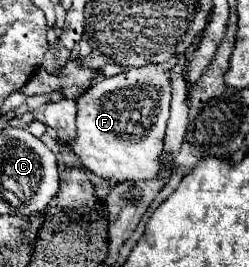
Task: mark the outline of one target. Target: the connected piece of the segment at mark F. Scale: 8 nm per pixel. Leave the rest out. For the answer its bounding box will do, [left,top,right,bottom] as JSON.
[73,64,171,182]

